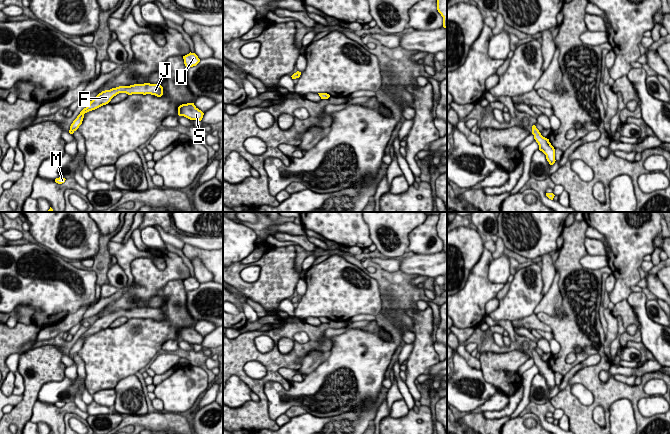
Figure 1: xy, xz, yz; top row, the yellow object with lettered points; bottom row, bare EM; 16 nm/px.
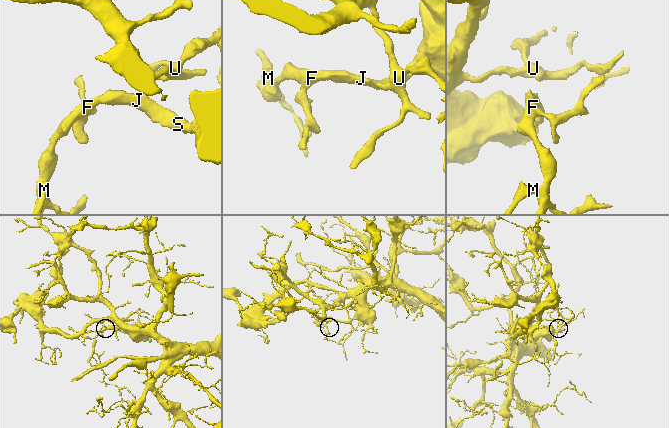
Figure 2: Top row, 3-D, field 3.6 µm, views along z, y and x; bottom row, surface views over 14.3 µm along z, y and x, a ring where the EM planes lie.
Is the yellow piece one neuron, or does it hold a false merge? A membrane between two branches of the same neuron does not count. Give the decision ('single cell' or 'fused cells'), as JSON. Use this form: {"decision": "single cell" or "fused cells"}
{"decision": "single cell"}

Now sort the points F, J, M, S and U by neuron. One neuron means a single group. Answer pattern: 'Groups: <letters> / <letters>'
Groups: F J M S U

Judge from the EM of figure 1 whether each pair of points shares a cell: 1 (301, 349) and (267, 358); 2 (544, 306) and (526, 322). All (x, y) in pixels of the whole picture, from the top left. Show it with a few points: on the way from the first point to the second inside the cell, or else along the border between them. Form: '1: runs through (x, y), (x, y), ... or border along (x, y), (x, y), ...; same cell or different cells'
1: runs through (293, 355), (290, 358), (275, 358); same cell
2: runs through (539, 309), (531, 318); same cell

